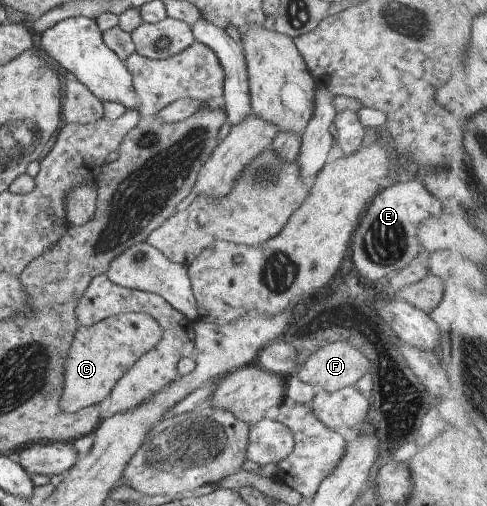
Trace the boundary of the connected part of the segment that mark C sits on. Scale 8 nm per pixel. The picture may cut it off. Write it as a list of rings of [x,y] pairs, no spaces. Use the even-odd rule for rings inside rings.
[[[121,313],[92,325],[78,325],[66,352],[58,400],[60,410],[75,413],[79,409],[105,403],[117,380],[159,342],[161,335],[162,328],[158,322],[145,313]]]

